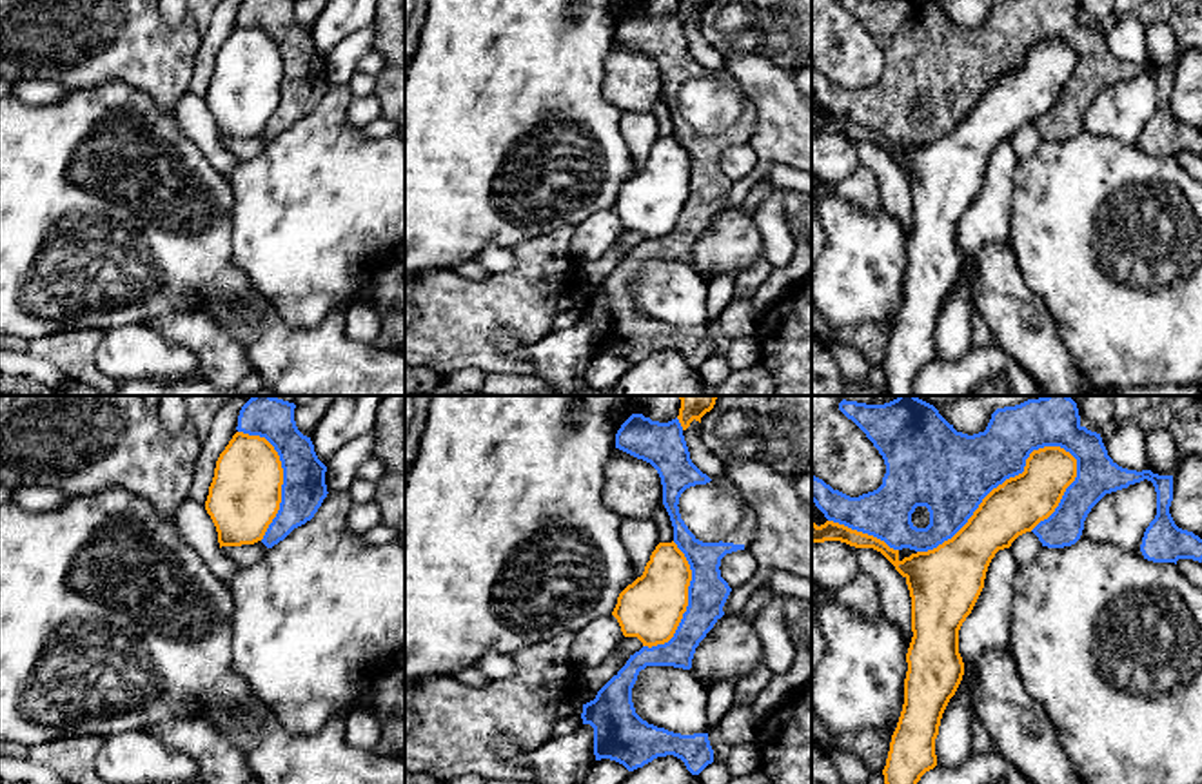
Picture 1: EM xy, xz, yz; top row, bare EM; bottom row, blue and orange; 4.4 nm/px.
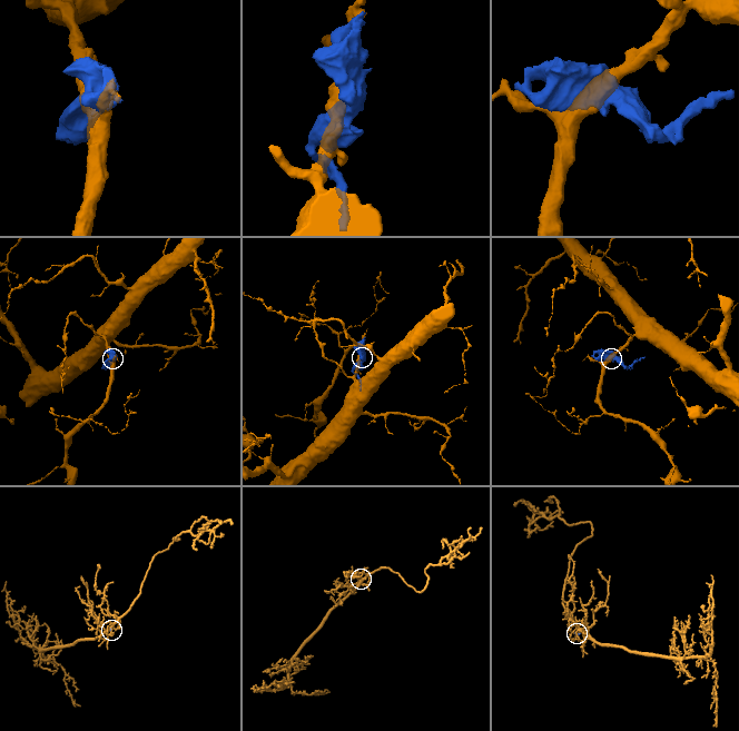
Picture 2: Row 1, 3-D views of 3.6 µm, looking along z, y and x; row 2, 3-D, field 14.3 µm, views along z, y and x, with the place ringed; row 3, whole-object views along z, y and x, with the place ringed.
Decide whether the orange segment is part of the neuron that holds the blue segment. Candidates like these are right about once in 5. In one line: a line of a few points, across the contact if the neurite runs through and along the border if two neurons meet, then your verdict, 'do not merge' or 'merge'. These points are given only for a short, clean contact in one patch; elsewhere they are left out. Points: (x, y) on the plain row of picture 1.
do not merge

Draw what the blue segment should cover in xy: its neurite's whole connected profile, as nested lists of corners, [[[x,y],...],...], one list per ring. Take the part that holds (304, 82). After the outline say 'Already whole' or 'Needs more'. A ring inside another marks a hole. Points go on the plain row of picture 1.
[[[241,0],[238,25],[265,31],[283,62],[281,96],[261,136],[272,142],[294,122],[314,111],[327,91],[327,60],[318,53],[310,31],[294,15],[296,0]]]. Already whole

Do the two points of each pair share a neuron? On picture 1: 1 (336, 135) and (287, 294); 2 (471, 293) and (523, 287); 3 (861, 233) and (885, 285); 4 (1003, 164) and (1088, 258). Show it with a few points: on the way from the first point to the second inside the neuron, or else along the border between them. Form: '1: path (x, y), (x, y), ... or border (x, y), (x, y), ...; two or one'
1: path (324, 175), (324, 216), (309, 233), (307, 254); one
2: path (483, 293), (511, 293); one
3: path (861, 245), (865, 258), (879, 273); one
4: border (1021, 160), (1014, 176), (1014, 209), (1010, 216); two

